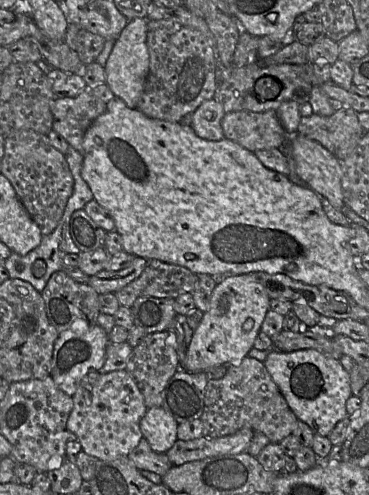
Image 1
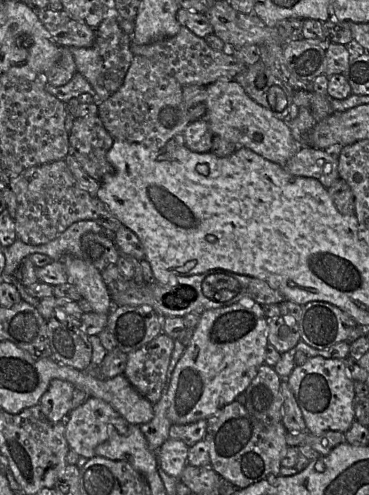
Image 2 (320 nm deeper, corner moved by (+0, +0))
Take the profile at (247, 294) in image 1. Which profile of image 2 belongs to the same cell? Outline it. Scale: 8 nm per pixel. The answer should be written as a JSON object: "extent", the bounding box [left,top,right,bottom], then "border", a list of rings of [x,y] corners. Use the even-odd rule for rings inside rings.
{"extent":[168,299,268,424],"border":[[[250,299],[201,314],[170,382],[168,417],[172,424],[207,420],[245,391],[265,361],[268,322],[263,307]]]}

